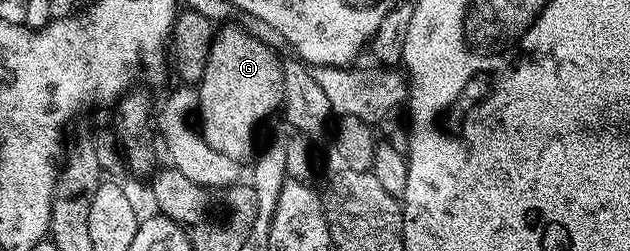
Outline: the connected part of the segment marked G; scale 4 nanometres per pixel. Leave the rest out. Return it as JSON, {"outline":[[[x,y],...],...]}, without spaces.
{"outline":[[[225,22],[221,26],[225,27],[215,32],[198,84],[198,130],[212,149],[244,161],[253,154],[252,134],[260,119],[283,104],[284,82],[281,56],[276,56],[258,36],[232,22]]]}

